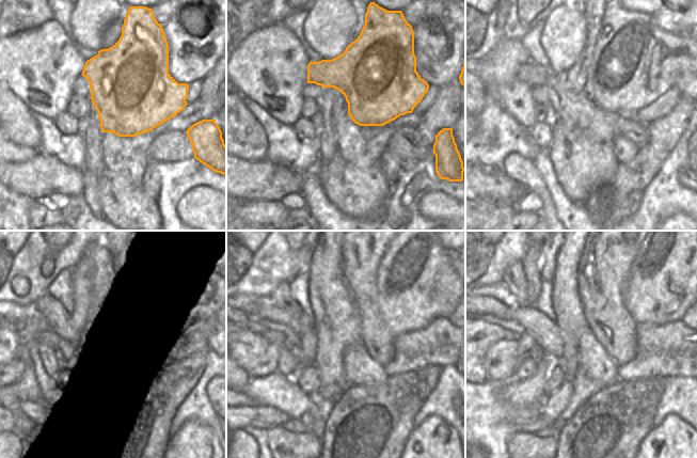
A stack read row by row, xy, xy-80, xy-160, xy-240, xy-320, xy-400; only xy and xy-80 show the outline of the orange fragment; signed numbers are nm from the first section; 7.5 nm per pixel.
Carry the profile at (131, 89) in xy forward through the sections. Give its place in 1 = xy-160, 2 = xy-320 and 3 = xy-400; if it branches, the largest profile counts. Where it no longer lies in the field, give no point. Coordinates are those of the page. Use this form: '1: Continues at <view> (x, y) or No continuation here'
1: Continues at xy-160 (634, 62)
2: Continues at xy-320 (416, 283)
3: Continues at xy-400 (671, 263).

